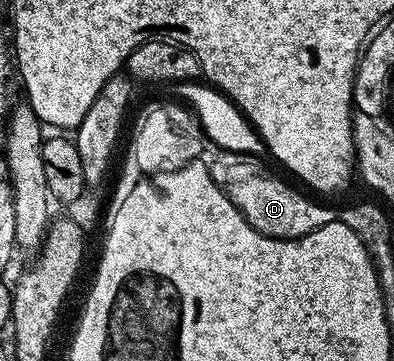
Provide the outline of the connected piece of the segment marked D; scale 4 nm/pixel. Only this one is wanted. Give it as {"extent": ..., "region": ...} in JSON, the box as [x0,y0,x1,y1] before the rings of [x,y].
{"extent":[202,147,334,241],"region":[[[208,147],[202,154],[202,160],[210,171],[210,179],[214,179],[216,186],[231,199],[240,214],[262,235],[293,241],[302,235],[310,235],[310,231],[328,225],[334,219],[334,213],[326,206],[303,197],[298,190],[291,189],[282,178],[263,173],[260,170],[260,161],[255,156]]]}

